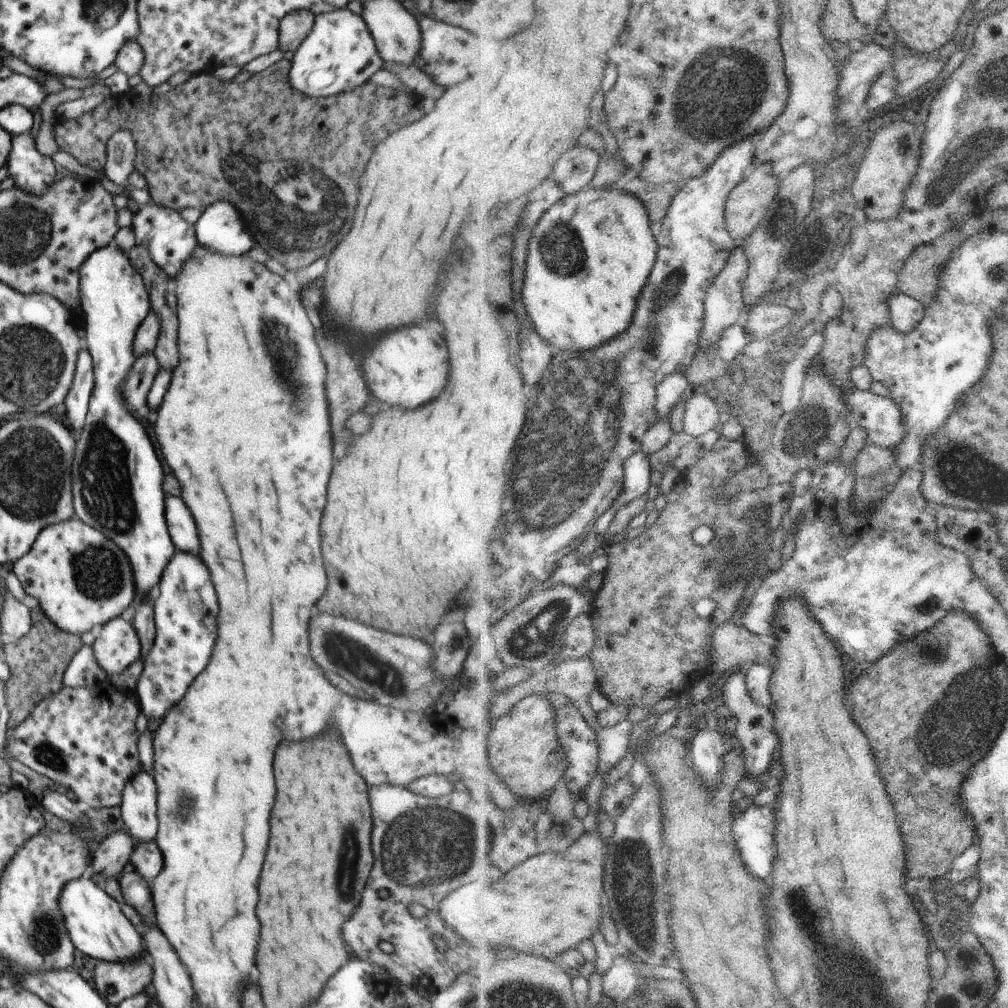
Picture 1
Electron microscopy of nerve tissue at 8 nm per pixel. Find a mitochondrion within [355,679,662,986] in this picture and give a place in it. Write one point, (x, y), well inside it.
(415, 855)

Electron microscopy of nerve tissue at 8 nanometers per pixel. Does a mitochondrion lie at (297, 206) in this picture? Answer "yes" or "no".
yes

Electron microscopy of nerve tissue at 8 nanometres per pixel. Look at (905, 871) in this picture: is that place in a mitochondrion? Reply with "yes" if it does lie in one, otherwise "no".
no

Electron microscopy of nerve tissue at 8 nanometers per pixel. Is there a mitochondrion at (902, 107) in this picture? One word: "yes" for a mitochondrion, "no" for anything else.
no

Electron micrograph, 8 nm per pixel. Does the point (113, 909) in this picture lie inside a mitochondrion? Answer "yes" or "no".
no

